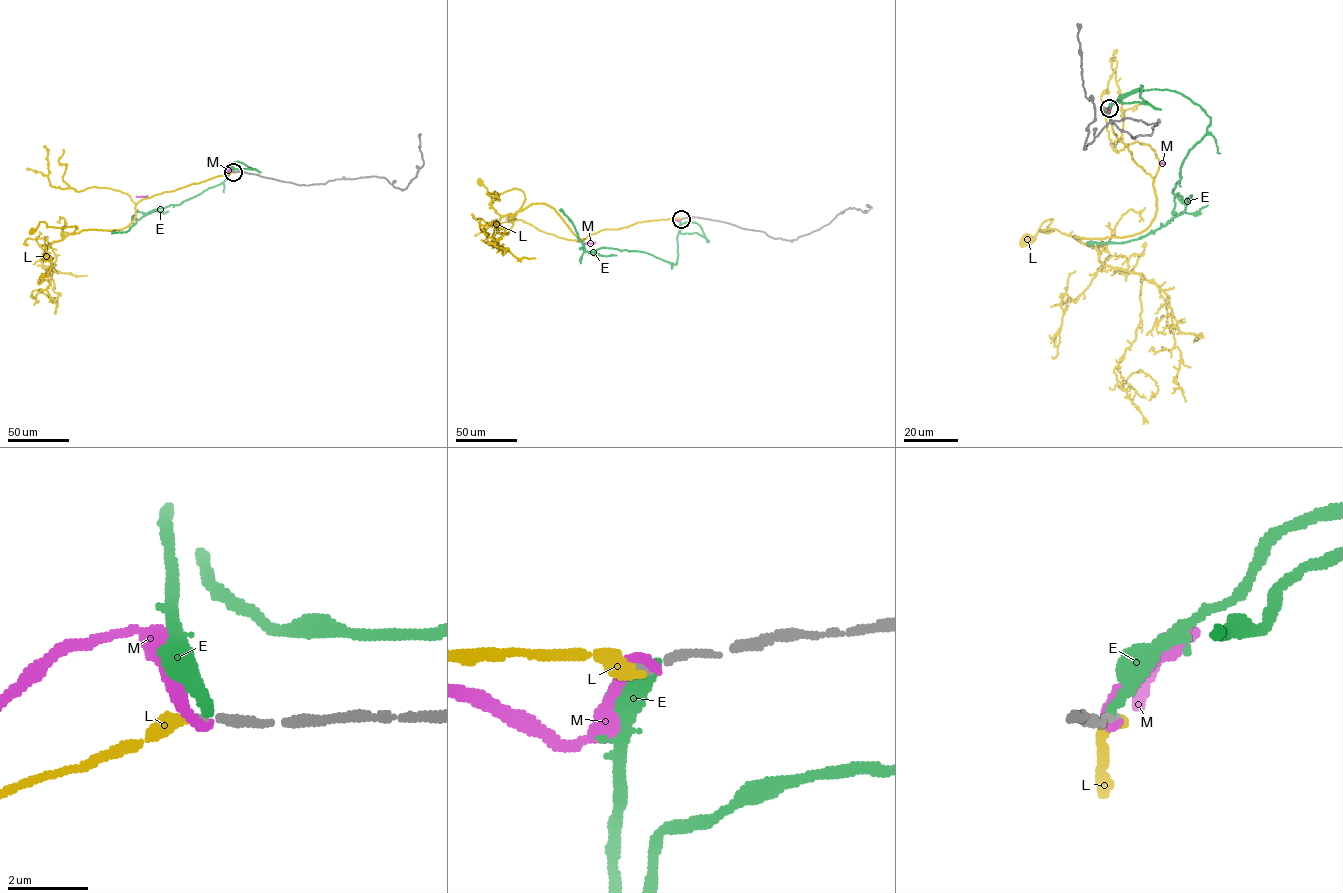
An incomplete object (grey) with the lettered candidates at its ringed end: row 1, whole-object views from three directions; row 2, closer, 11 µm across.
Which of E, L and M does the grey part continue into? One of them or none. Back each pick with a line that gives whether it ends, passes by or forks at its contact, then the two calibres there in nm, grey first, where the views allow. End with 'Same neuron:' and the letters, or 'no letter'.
L: it ends there; 200 nm thick on the grey side, 360 nm on the other
Same neuron: L

